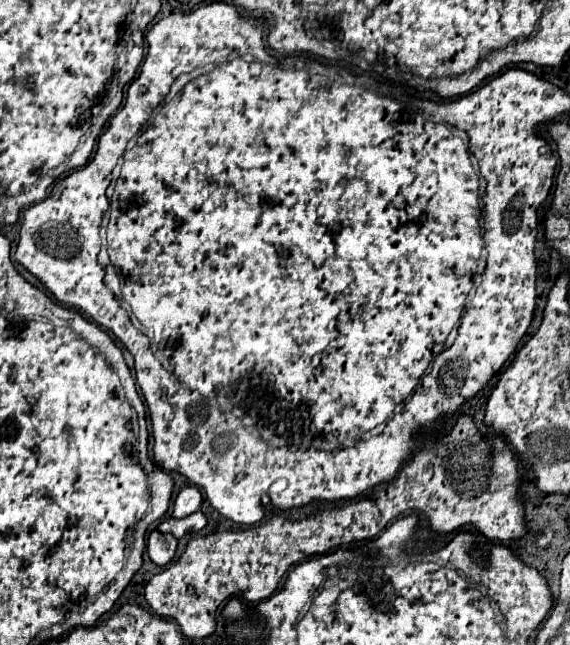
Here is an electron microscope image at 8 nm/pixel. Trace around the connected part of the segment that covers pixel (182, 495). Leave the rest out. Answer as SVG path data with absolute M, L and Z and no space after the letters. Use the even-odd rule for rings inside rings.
M185 487L179 491L175 503L173 503L173 517L181 519L181 517L187 517L195 511L201 509L201 503L203 503L203 497L199 493L197 487Z

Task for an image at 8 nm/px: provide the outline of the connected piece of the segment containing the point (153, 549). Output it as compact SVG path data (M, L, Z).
M157 529L151 531L147 539L147 553L155 565L165 567L167 563L171 563L175 557L175 551L177 551L177 539L171 533L163 535Z

